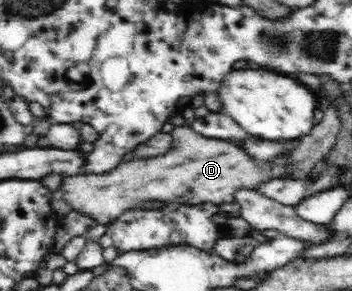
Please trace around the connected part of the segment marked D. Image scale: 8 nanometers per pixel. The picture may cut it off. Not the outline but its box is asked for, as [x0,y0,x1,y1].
[59,125,289,226]

